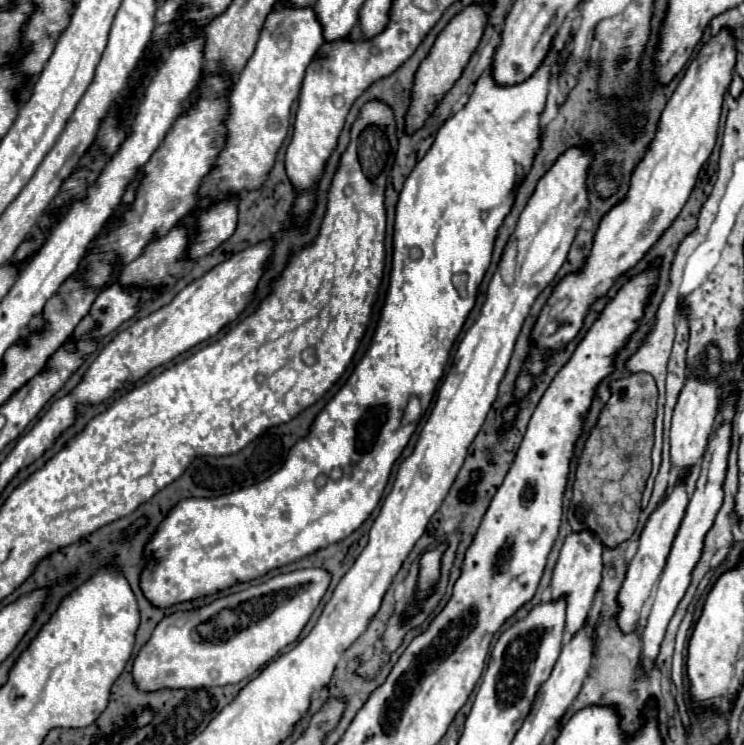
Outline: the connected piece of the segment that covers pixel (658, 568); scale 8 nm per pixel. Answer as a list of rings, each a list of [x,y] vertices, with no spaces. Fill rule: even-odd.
[[[686,471],[686,475],[680,479],[680,483],[676,483],[676,485],[670,487],[670,493],[654,509],[654,513],[646,521],[646,527],[644,527],[644,531],[640,535],[638,551],[636,551],[636,555],[630,561],[630,567],[628,567],[624,585],[622,585],[620,593],[618,593],[618,603],[622,607],[620,613],[618,613],[618,625],[620,625],[620,629],[624,633],[630,633],[630,629],[636,629],[636,623],[638,623],[640,611],[642,611],[642,605],[650,597],[650,591],[652,591],[656,579],[660,577],[660,573],[662,573],[662,569],[666,565],[666,557],[670,553],[672,541],[676,537],[676,531],[680,527],[680,521],[682,521],[684,511],[686,511],[686,505],[688,505],[688,493],[686,493],[688,475],[690,475],[690,471]]]

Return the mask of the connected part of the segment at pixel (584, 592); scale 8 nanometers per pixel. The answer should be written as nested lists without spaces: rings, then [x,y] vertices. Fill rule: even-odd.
[[[590,529],[580,531],[580,533],[570,533],[564,541],[564,547],[560,551],[560,557],[552,575],[552,599],[566,595],[566,603],[568,603],[566,631],[568,633],[576,633],[586,623],[588,611],[594,601],[594,593],[602,581],[602,569],[604,569],[602,549],[604,549],[602,541]]]

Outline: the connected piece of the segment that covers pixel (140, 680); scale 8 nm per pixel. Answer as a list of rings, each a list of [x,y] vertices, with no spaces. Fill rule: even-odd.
[[[310,567],[310,569],[296,569],[290,573],[276,575],[264,583],[250,585],[244,591],[218,597],[208,605],[202,605],[194,611],[176,611],[164,617],[148,643],[140,649],[138,657],[134,659],[134,681],[142,691],[154,691],[162,687],[170,689],[200,689],[200,687],[214,687],[214,685],[230,685],[238,683],[250,675],[254,675],[260,667],[264,667],[274,655],[278,655],[286,645],[294,643],[302,633],[304,625],[312,617],[316,605],[322,601],[328,585],[330,585],[330,571]]]

